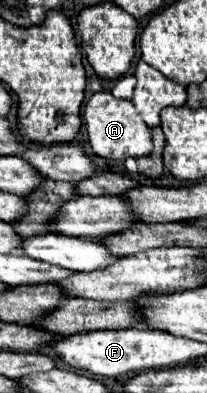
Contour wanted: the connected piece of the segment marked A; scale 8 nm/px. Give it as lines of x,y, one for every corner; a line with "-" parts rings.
109,91
93,93
89,103
85,105
85,125
89,133
89,143
97,157
109,161
125,161
127,157
147,157
153,153
153,137
151,129
141,121
141,115
133,107
131,101
115,99

